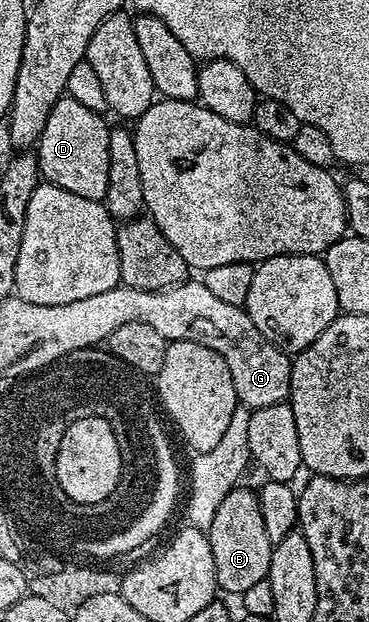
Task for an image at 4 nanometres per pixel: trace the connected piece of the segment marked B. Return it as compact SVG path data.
M237 486L229 494L225 494L225 502L217 506L217 514L213 514L213 522L209 529L211 549L213 550L213 566L215 582L220 589L242 594L261 582L269 574L271 549L269 534L265 534L265 518L261 518L261 506L258 495L244 486Z

